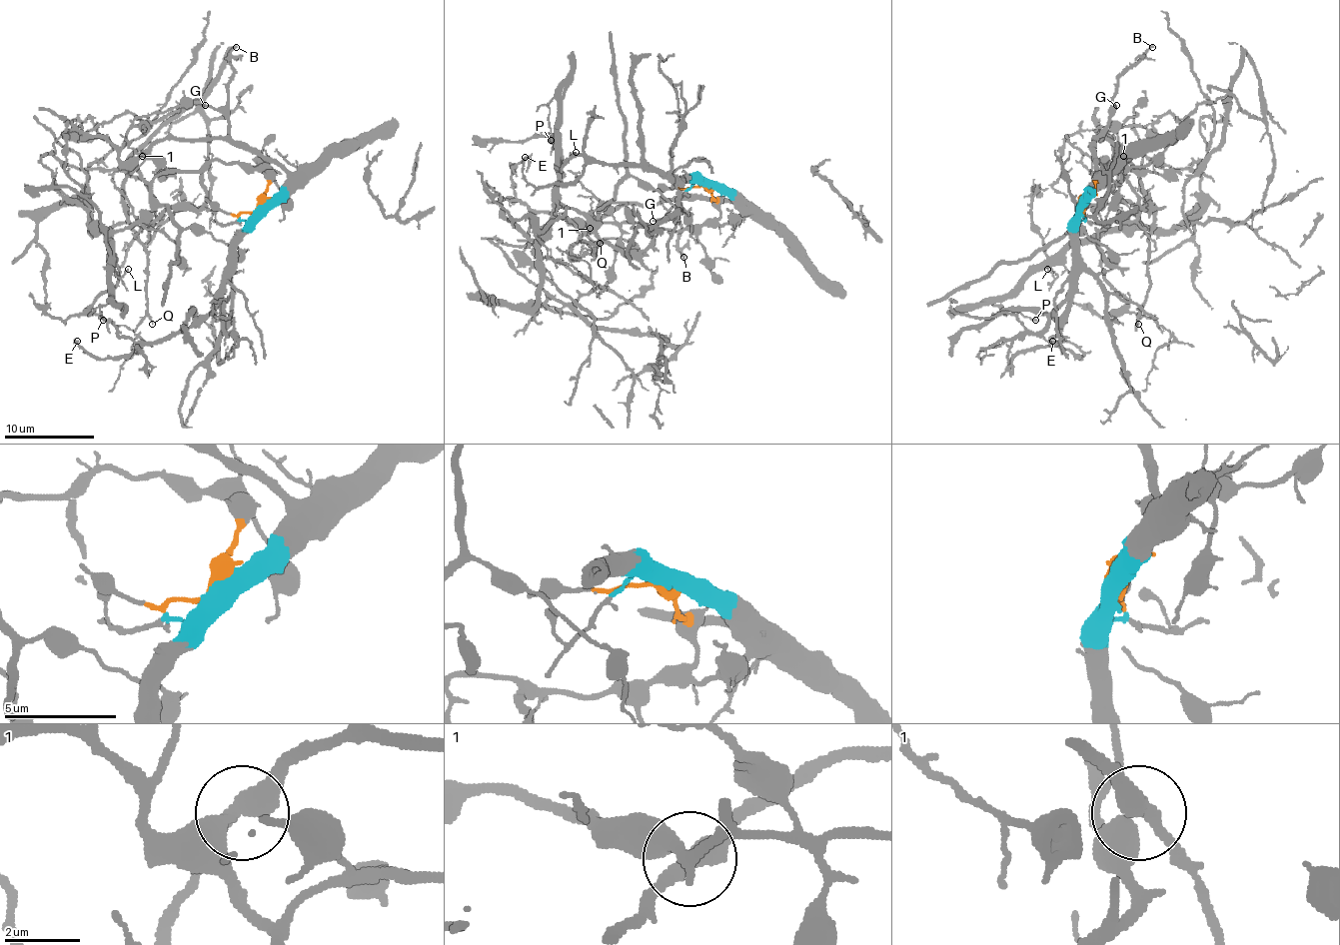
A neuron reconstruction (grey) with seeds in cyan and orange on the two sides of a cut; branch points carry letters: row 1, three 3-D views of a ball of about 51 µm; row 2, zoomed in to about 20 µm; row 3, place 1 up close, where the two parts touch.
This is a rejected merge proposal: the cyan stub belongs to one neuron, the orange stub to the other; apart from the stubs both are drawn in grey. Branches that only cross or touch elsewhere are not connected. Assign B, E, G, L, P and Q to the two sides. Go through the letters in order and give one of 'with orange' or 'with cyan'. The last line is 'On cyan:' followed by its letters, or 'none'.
B: with cyan
E: with cyan
G: with cyan
L: with orange
P: with orange
Q: with cyan
On cyan: B, E, G, Q

